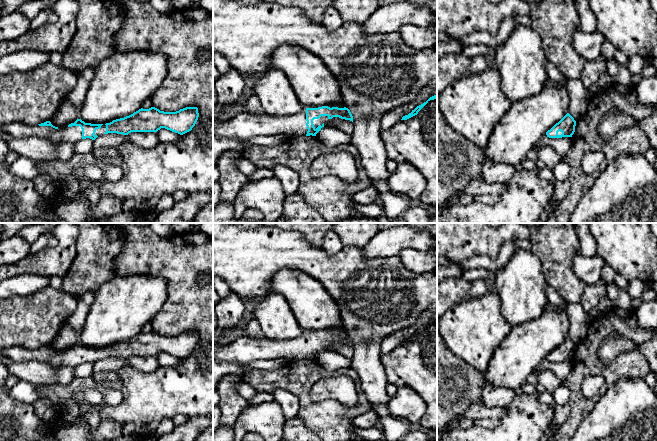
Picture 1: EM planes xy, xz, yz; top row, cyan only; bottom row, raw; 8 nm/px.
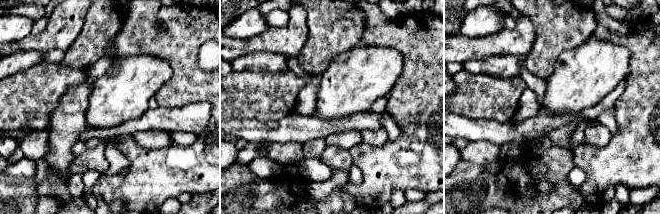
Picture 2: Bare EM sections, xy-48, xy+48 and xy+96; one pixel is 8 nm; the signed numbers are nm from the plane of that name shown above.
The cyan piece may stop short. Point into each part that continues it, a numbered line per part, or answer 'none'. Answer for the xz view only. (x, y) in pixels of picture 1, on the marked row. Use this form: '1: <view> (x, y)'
1: xz (323, 119)

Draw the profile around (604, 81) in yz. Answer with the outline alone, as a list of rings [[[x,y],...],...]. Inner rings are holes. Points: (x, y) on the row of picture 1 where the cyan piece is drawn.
[[[606,68],[606,70],[601,74],[599,80],[590,87],[589,92],[590,94],[601,92],[611,84],[611,78]]]

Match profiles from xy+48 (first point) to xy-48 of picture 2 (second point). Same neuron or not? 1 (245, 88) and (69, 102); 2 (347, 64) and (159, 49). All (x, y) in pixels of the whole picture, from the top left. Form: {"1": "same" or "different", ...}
{"1": "different", "2": "different"}

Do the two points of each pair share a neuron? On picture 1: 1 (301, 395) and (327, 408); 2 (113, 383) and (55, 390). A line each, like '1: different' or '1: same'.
1: same
2: different

